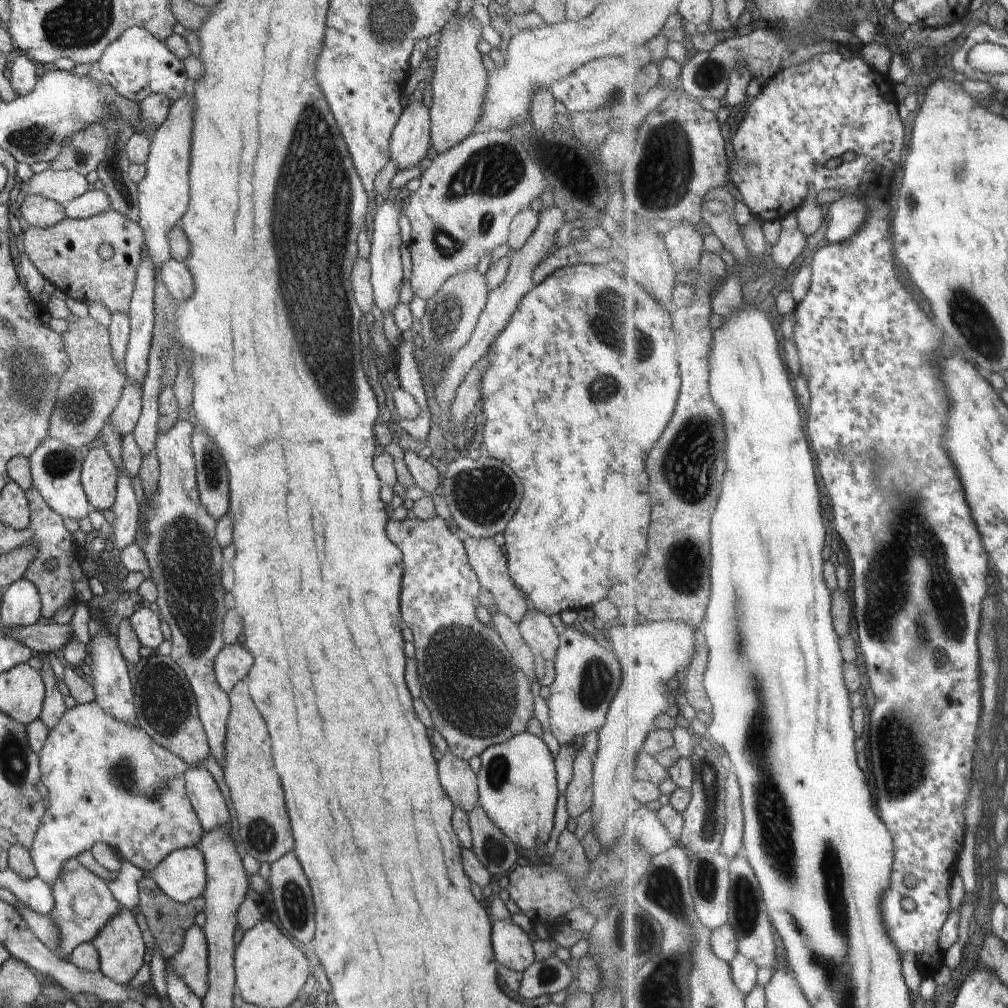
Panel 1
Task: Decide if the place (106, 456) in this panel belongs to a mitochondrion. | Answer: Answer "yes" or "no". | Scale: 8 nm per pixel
no

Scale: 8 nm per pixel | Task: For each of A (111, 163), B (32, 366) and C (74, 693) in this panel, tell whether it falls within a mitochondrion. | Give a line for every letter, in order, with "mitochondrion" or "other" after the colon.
A: mitochondrion
B: mitochondrion
C: other

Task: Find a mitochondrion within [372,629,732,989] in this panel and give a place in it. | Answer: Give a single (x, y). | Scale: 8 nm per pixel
(663, 889)

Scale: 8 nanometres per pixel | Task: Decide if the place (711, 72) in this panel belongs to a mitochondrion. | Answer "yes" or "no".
yes

